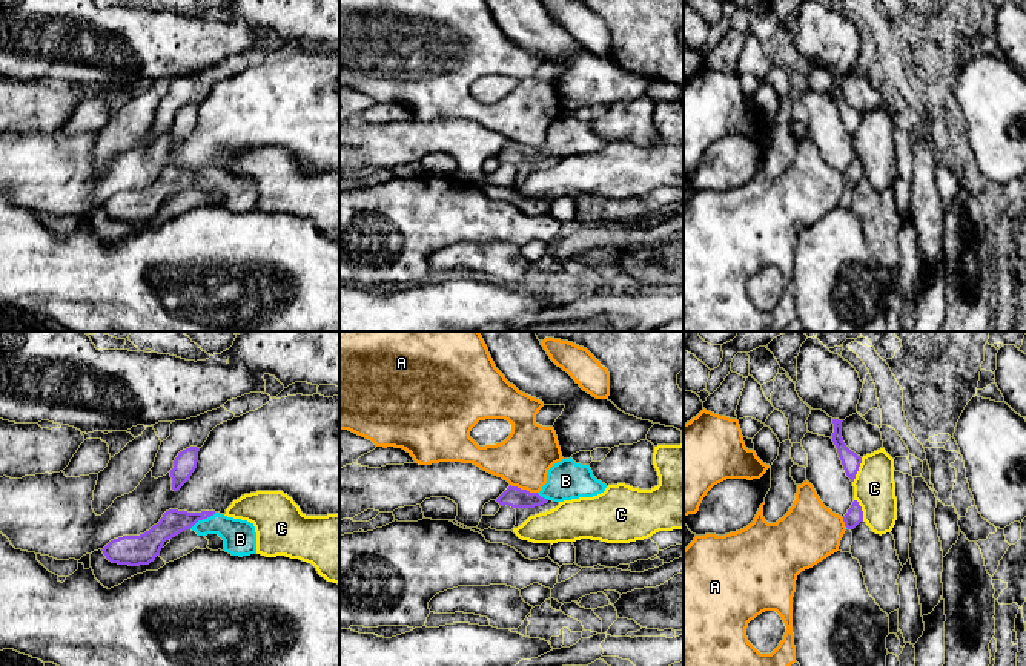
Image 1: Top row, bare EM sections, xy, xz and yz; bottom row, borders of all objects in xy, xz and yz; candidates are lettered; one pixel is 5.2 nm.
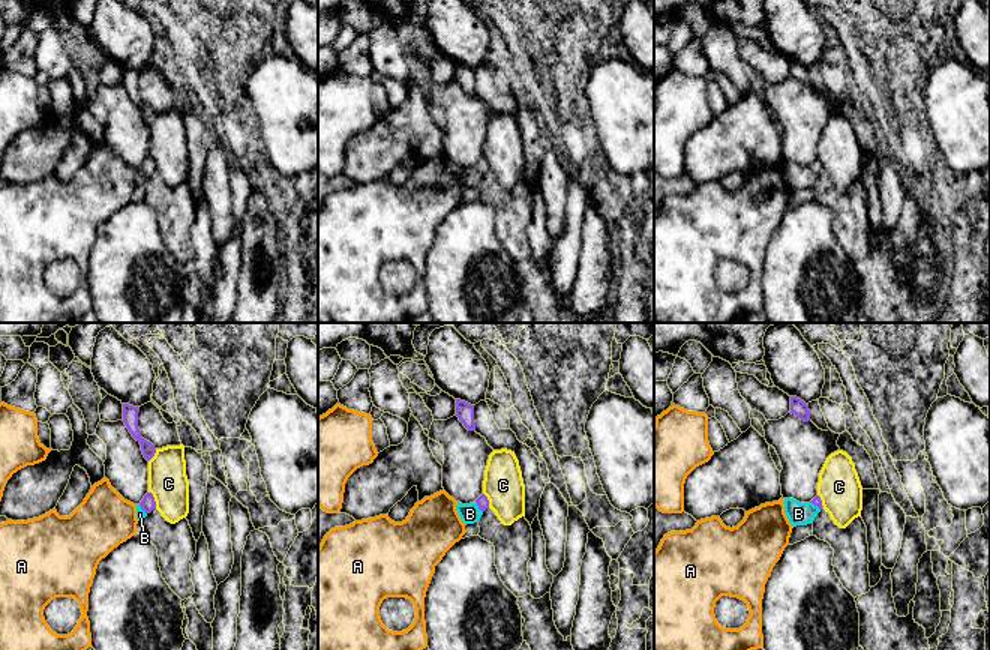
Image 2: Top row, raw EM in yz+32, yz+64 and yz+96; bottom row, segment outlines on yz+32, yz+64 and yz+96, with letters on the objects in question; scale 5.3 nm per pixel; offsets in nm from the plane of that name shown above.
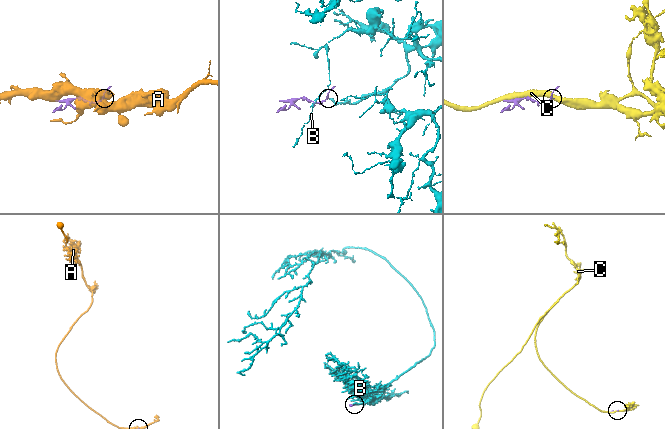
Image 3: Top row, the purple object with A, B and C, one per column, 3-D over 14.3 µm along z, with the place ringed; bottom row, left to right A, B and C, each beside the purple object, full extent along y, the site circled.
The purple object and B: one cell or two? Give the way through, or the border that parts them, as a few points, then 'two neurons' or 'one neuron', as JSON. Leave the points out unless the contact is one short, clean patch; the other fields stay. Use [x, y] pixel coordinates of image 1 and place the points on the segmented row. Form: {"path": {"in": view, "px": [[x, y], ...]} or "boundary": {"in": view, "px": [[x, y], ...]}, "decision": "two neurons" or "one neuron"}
{"path": {"in": "xy", "px": [[172, 522], [201, 519], [226, 527], [240, 539]]}, "decision": "one neuron"}

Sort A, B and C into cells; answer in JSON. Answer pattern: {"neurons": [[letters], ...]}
{"neurons": [["A"], ["B"], ["C"]]}

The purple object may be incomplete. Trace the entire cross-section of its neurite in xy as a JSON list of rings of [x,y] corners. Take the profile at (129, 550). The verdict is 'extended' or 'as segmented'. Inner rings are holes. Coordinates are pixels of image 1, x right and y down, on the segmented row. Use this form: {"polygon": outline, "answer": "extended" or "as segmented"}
{"polygon": [[[178,509],[166,511],[160,522],[144,534],[114,539],[101,551],[112,563],[149,565],[160,556],[166,540],[186,529],[192,529],[198,536],[218,534],[224,540],[224,551],[232,556],[256,554],[253,523],[215,511],[187,513]]], "answer": "extended"}

